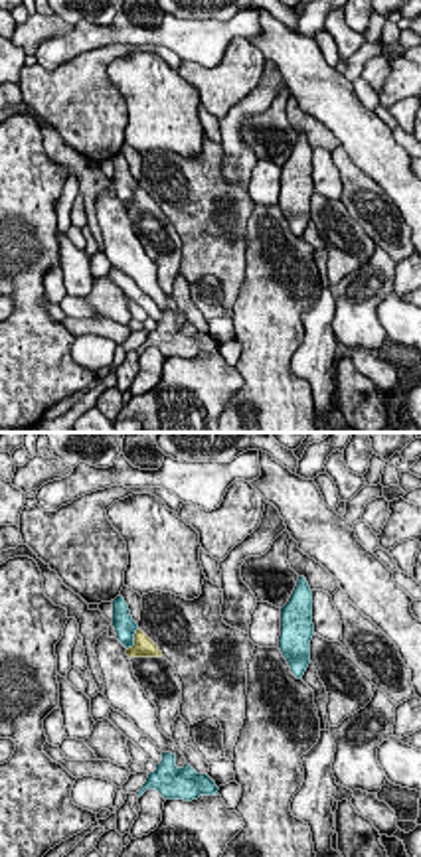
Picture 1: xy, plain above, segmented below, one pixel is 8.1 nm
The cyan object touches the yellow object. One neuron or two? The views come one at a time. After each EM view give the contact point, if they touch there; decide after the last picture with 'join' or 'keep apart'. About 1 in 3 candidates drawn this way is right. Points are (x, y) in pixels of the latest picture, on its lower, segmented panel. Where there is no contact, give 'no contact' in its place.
(133, 640)

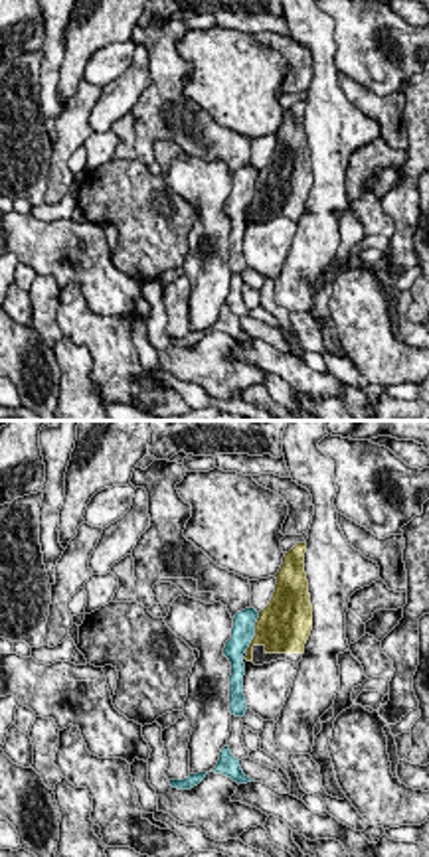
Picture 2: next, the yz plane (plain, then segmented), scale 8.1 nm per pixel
(254, 630)

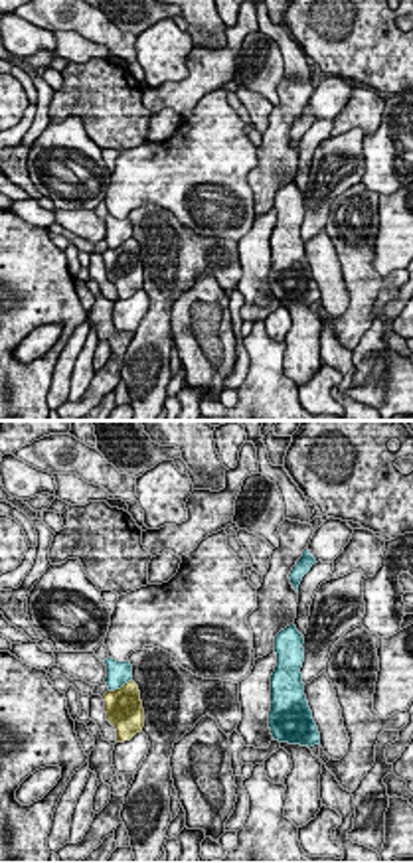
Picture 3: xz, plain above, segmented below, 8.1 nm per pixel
(119, 688)

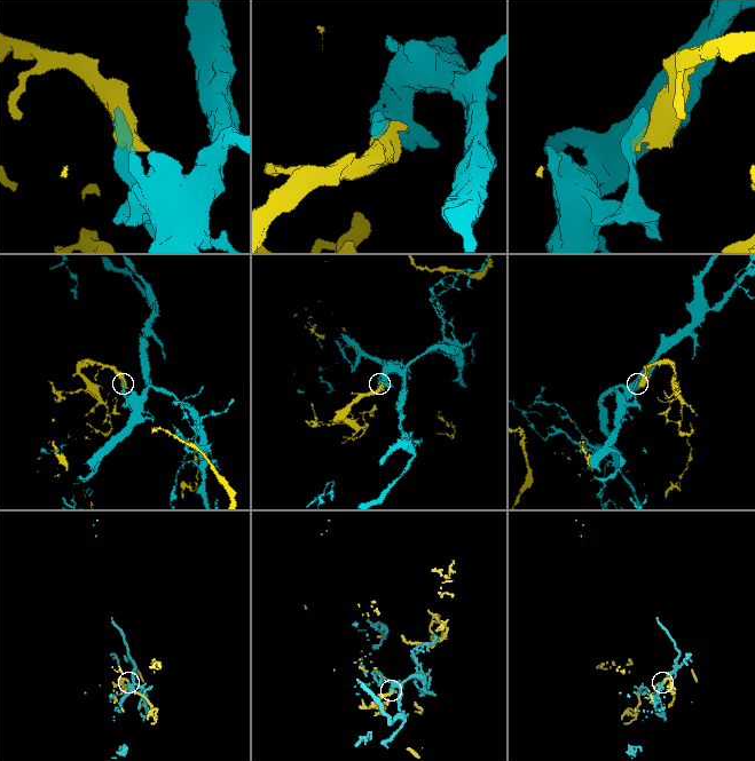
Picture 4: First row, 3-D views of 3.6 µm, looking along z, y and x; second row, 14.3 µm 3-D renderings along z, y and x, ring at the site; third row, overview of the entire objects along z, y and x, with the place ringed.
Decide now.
keep apart

